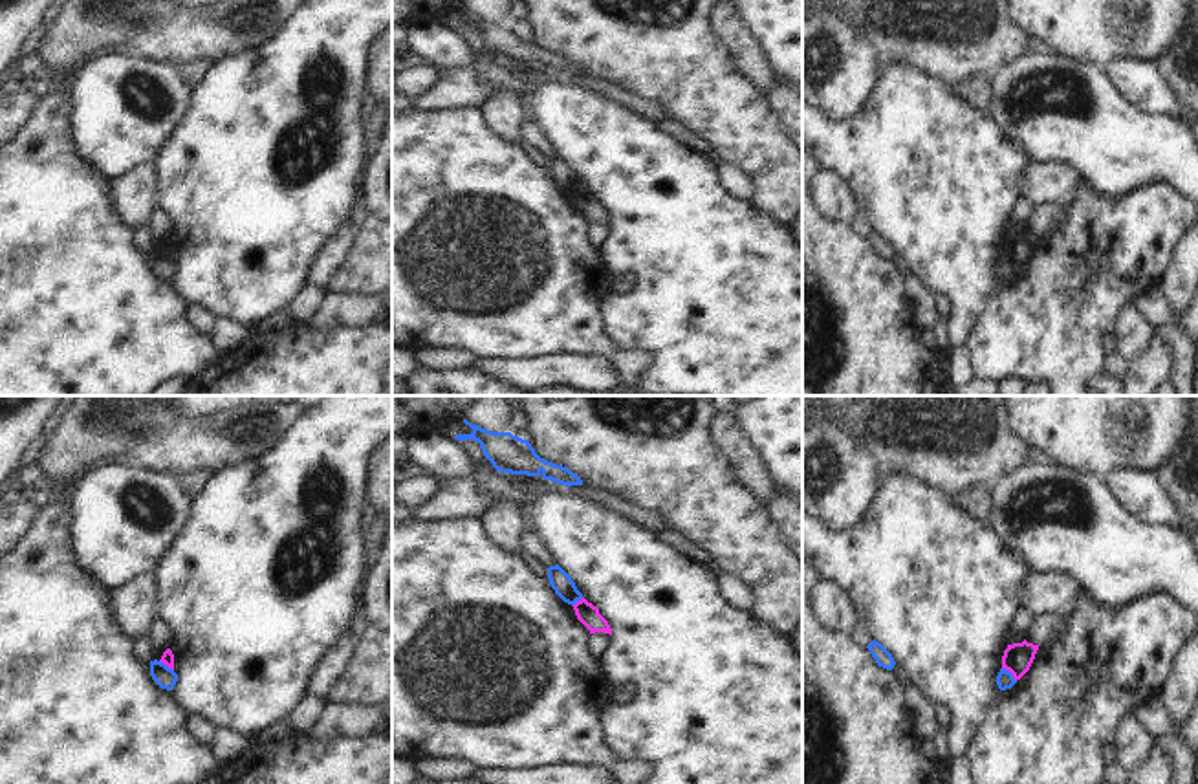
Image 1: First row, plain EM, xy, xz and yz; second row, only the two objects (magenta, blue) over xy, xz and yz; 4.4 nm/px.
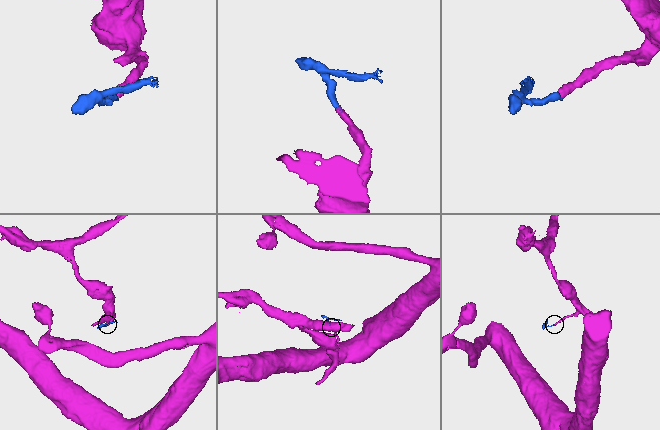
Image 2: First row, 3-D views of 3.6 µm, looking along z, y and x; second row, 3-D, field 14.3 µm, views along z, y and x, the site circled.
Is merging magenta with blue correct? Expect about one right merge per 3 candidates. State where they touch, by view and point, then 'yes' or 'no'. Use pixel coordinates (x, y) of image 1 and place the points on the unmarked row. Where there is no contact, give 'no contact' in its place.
yz (1012, 262) | no

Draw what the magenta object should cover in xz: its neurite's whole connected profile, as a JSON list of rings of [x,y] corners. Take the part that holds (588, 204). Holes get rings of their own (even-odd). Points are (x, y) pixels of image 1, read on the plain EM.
[[[584,187],[573,194],[577,209],[590,220],[590,223],[604,222],[612,225],[608,211],[599,203],[599,198]]]

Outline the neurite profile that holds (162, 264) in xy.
[[[158,249],[150,251],[150,266],[161,278],[167,280],[172,280],[178,271],[178,264]]]

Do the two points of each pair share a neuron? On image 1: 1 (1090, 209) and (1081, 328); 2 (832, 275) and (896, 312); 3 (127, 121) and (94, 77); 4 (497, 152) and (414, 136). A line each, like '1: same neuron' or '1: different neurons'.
1: same neuron
2: same neuron
3: same neuron
4: same neuron

